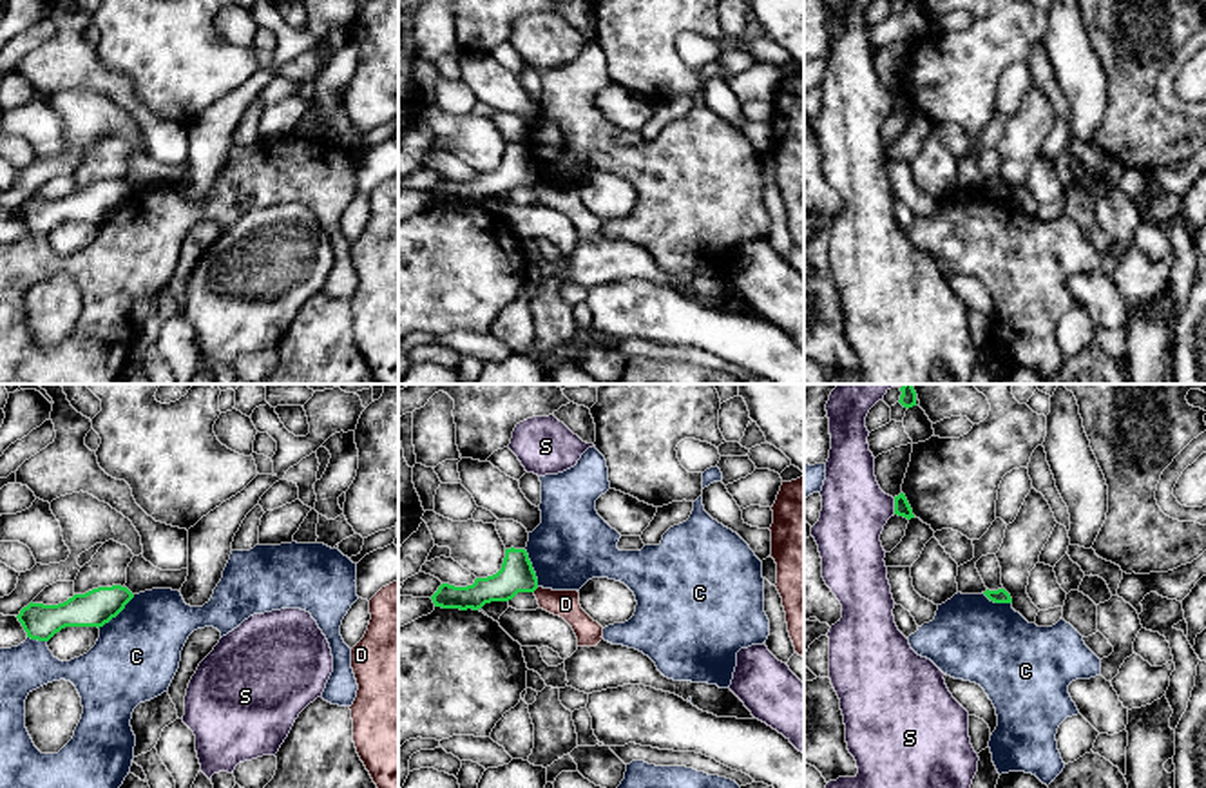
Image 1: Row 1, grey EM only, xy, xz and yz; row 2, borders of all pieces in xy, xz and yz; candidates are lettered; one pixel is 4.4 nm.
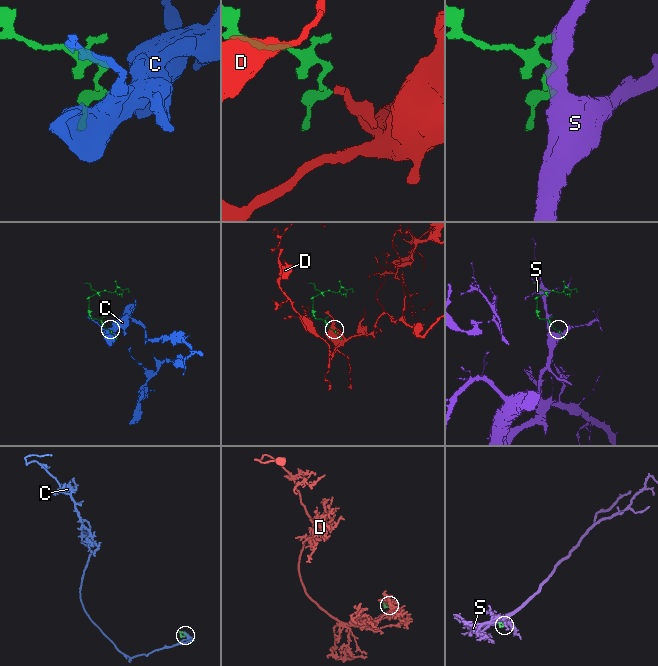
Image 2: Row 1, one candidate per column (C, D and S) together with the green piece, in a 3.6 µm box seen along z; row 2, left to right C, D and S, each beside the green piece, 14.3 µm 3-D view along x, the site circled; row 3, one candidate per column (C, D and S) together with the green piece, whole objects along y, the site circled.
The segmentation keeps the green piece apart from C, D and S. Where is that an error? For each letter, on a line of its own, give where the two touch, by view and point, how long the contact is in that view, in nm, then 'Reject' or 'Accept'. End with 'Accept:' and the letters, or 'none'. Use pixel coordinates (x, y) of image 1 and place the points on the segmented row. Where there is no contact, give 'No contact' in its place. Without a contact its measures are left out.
C: Touches green at xy (116, 615). Shared border 220 nm. Reject
D: Touches green at xz (535, 589). Shared border 40 nm. Reject
S: Touches green at yz (895, 506). Shared border 70 nm. Reject
Accept: none

